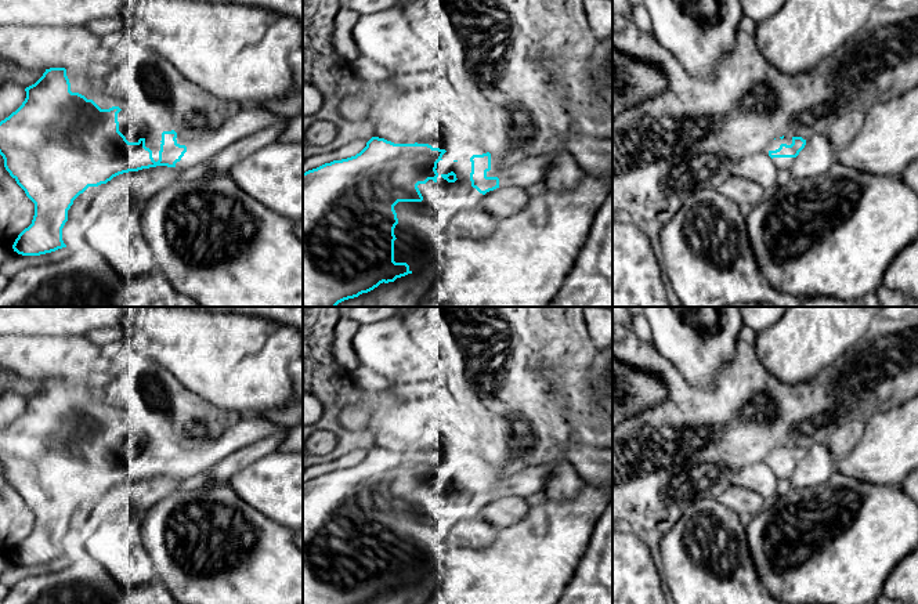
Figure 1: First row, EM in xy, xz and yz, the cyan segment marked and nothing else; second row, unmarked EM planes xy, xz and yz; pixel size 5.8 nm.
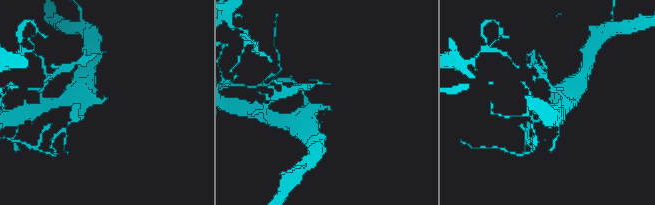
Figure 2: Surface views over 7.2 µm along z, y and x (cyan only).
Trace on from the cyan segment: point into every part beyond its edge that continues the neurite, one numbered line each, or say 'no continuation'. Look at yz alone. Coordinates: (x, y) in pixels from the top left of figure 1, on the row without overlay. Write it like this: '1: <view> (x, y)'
1: yz (774, 454)

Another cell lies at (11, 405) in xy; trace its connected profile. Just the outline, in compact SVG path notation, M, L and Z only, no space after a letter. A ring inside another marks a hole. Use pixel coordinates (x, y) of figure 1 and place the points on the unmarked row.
M6 393L0 397L0 431L15 422L26 408L26 401L24 397Z

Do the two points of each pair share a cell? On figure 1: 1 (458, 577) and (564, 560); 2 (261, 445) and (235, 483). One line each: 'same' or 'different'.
1: same
2: different

